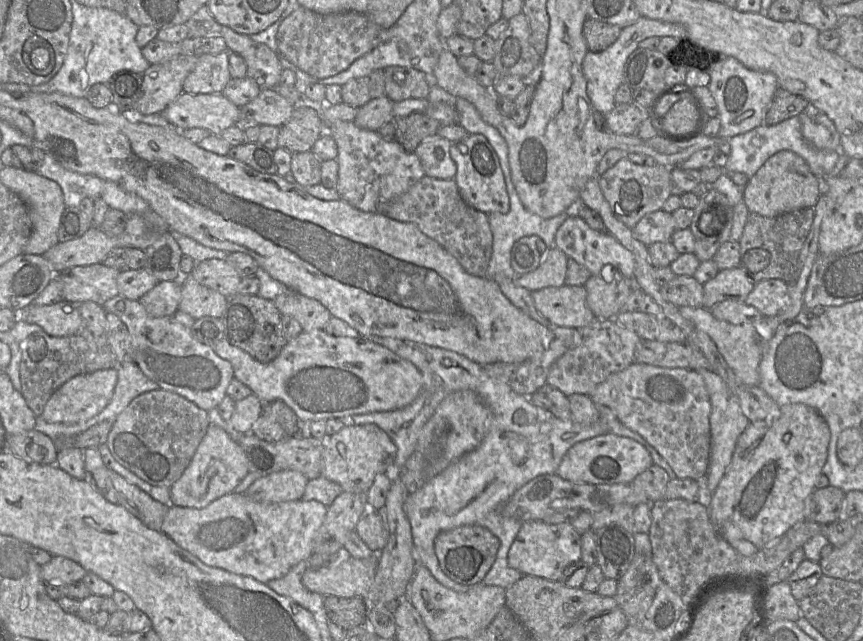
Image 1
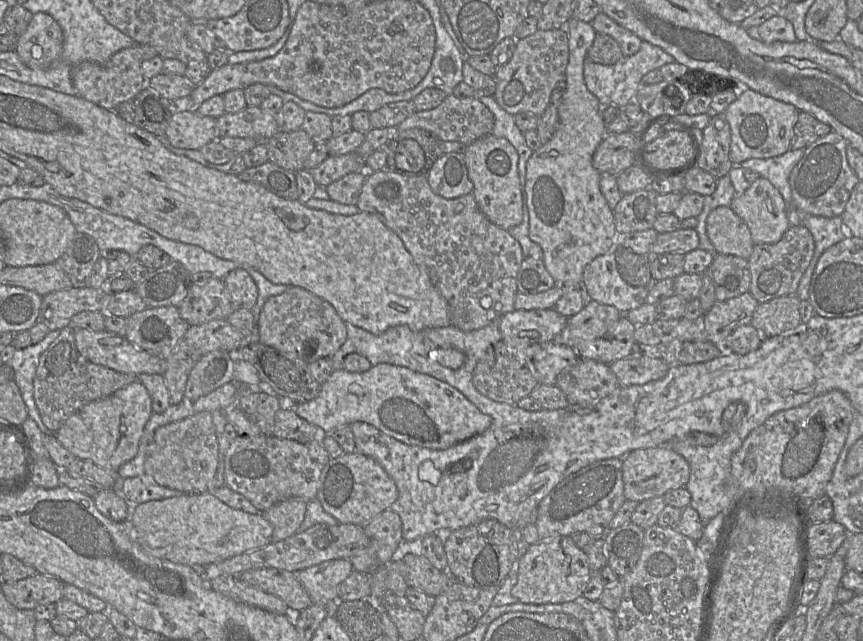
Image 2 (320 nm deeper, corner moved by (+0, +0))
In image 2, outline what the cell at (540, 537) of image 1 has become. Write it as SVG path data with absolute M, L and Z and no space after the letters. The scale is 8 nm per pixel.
M557 536L528 546L519 557L517 583L512 595L526 604L557 604L575 600L583 595L591 569L587 554L570 536Z

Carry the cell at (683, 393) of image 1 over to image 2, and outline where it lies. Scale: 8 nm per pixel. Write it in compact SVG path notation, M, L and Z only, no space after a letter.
M584 358L563 370L557 376L555 385L571 405L595 404L619 387L608 364Z

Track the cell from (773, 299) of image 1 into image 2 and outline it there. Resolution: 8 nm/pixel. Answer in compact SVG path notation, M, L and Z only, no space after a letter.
M790 295L759 303L750 324L769 338L790 332L801 323L800 300Z

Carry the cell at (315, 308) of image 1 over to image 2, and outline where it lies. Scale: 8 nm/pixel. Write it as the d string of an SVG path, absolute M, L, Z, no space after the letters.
M288 287L277 296L269 298L260 313L258 340L283 353L288 359L302 360L307 364L321 358L331 358L344 344L347 337L345 322L330 303L301 287Z

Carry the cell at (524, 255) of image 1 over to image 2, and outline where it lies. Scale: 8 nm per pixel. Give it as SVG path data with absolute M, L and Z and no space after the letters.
M526 257L522 260L517 275L517 291L522 294L545 292L556 285L542 259Z

